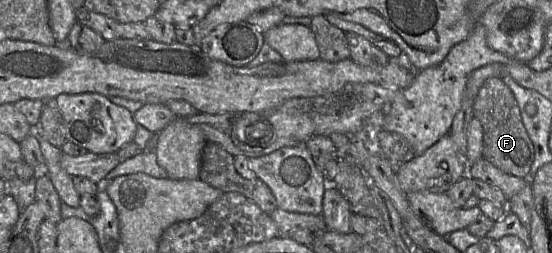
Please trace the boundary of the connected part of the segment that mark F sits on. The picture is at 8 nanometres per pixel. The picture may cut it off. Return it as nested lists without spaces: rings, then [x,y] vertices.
[[[490,78],[483,83],[474,101],[473,115],[483,128],[483,157],[504,173],[530,181],[534,145],[522,123],[512,91],[500,78]]]

